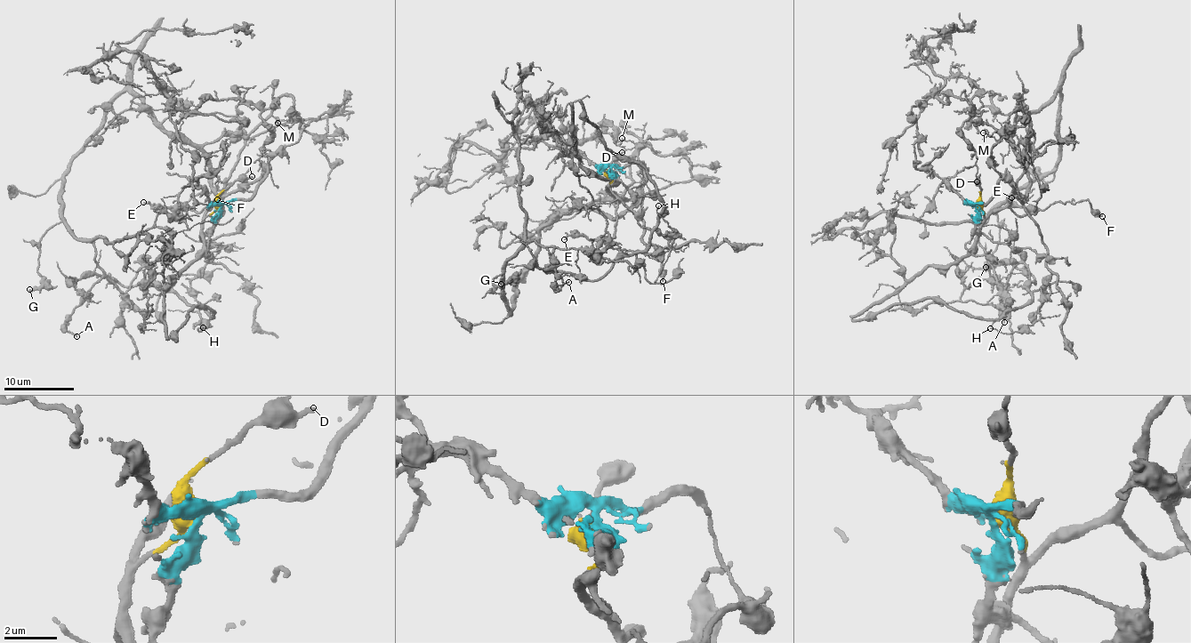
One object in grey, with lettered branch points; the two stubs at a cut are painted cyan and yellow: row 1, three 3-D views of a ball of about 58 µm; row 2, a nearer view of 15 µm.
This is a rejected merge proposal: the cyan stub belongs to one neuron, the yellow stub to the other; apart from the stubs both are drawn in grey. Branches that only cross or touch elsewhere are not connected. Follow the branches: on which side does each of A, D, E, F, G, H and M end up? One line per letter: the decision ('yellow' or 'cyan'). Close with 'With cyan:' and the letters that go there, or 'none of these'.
A: cyan
D: yellow
E: yellow
F: yellow
G: cyan
H: cyan
M: cyan
With cyan: A, G, H, M

